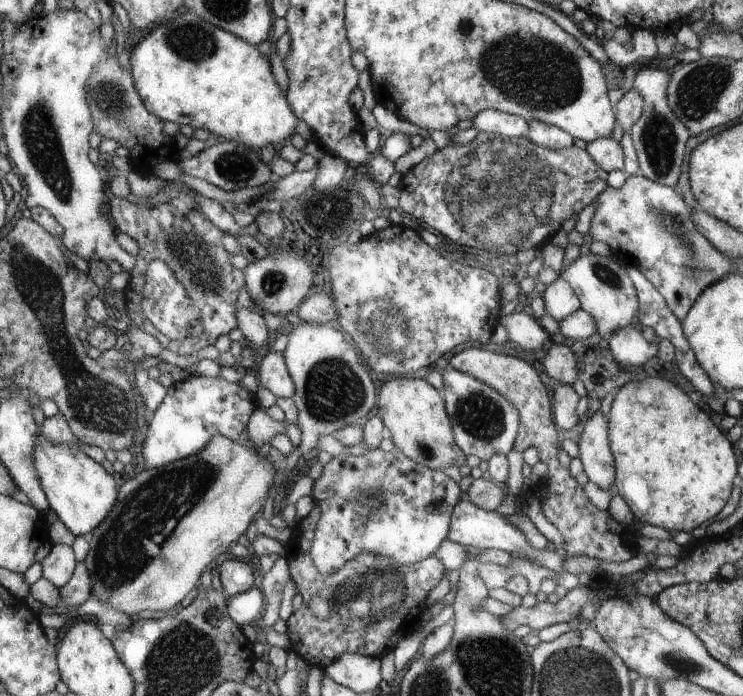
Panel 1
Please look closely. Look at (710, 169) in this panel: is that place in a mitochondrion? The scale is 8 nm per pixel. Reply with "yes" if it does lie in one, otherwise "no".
no

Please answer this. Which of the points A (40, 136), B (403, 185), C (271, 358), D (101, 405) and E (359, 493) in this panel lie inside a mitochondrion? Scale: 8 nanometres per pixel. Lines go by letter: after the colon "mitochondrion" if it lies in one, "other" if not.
A: mitochondrion
B: other
C: other
D: mitochondrion
E: mitochondrion

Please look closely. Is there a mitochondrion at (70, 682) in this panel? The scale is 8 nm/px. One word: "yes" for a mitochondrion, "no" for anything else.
no

